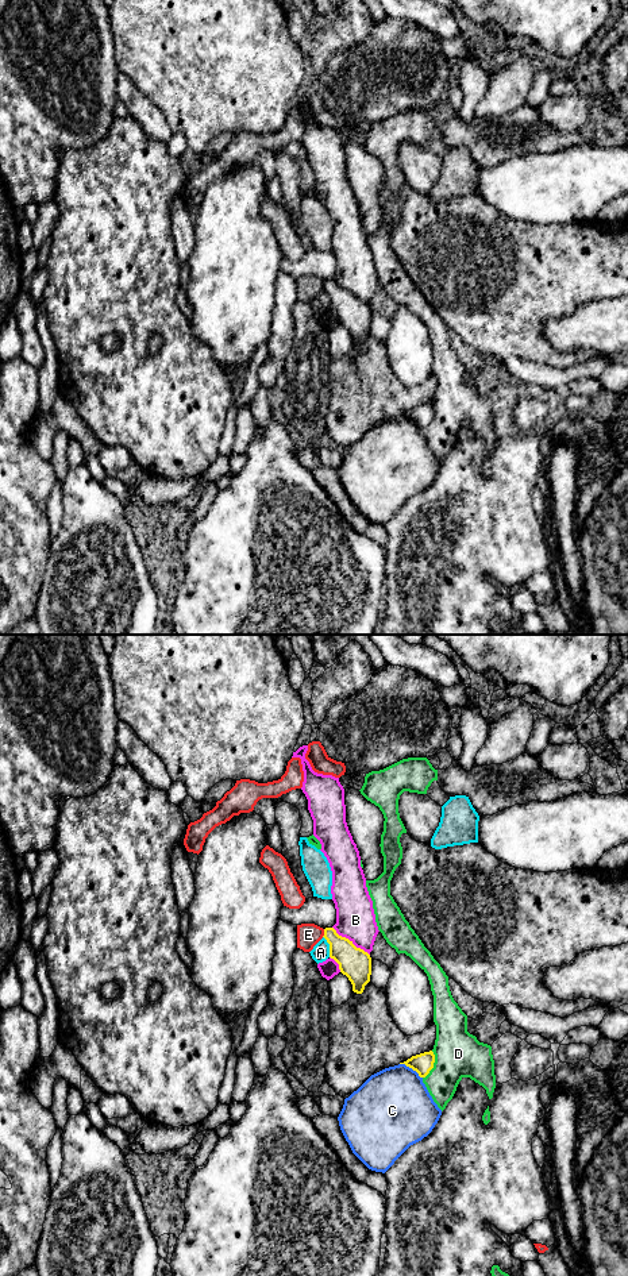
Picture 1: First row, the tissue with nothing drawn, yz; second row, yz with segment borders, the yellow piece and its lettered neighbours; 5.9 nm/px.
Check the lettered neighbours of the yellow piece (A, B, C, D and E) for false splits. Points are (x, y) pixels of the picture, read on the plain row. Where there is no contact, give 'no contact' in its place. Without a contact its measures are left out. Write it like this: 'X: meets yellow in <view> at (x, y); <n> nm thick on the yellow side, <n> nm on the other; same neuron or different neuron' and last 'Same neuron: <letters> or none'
A: meets yellow in yz at (330, 299); 180 nm thick on the yellow side, 110 nm on the other; different neuron
B: meets yellow in yz at (349, 292); 180 nm thick on the yellow side, 240 nm on the other; different neuron
C: meets yellow in yz at (411, 419); 120 nm thick on the yellow side, 440 nm on the other; different neuron
D: meets yellow in yz at (432, 416); 120 nm thick on the yellow side, 280 nm on the other; different neuron
E: meets yellow in yz at (324, 285); 180 nm thick on the yellow side, 140 nm on the other; different neuron
Same neuron: none

